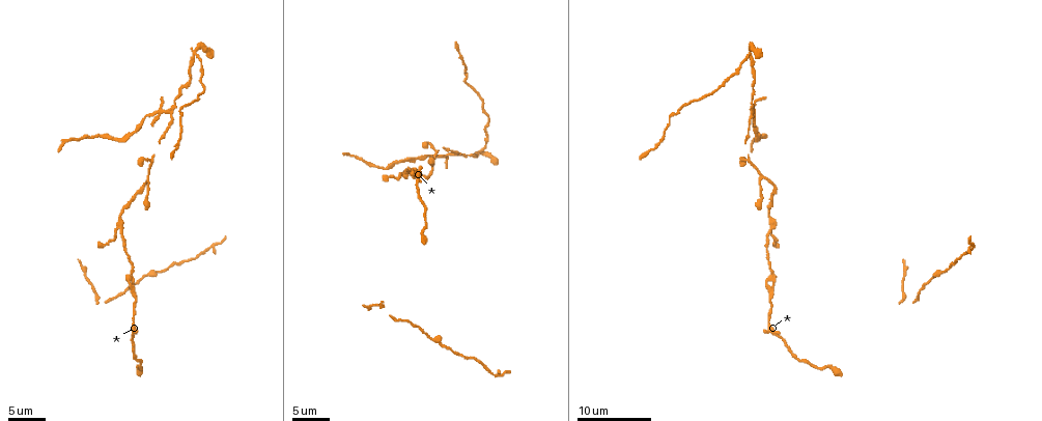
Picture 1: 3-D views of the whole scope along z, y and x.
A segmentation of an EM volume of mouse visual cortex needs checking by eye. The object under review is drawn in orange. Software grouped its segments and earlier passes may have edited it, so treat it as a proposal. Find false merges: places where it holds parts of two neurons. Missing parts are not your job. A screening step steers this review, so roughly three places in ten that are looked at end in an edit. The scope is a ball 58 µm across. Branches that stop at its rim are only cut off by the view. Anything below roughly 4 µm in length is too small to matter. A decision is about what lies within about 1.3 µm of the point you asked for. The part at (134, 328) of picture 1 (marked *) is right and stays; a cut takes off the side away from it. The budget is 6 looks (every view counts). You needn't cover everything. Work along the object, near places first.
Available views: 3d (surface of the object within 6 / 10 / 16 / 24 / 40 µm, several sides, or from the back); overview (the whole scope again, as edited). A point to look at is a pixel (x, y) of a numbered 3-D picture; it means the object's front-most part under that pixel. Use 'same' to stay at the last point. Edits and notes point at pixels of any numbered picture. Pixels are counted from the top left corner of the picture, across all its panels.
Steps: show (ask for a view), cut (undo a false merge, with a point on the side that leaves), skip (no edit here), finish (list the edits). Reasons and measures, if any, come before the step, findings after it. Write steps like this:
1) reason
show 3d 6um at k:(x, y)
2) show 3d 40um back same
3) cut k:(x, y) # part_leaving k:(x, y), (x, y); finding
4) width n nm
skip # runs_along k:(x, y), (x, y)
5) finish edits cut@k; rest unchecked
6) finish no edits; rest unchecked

three-way junction
show 3d 16um at 1:(170, 110)

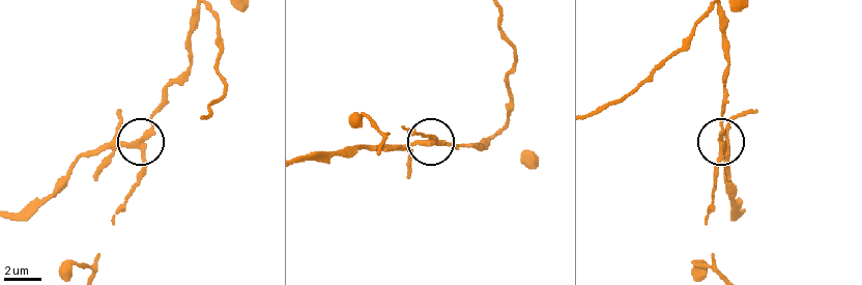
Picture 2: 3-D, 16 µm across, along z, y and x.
show 3d 16um back at 2:(429, 143)

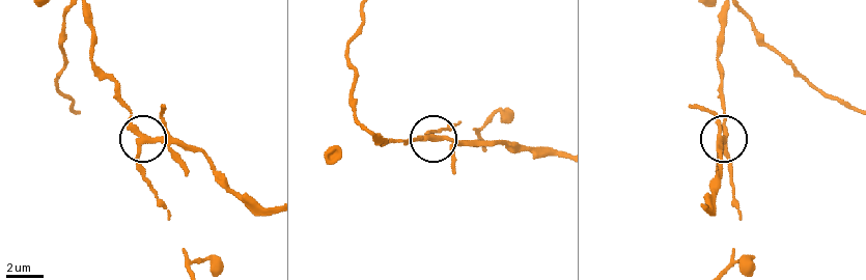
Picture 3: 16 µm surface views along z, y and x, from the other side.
side_arm 20 um
cut 3:(164, 122) # part_leaving 3:(141, 135), (200, 150), (227, 186), (251, 203), (270, 210); two neurons meet here

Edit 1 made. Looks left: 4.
thick turns thin
show 3d 10um at 1:(769, 298)

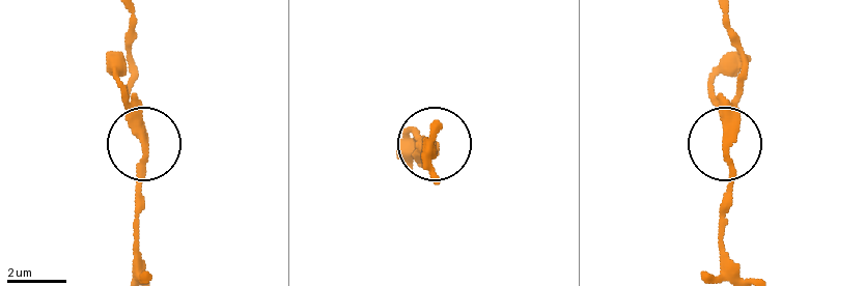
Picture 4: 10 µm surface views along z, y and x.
skip # runs_along 4:(138, 263), (138, 169), (145, 139), (116, 67); one neuron here

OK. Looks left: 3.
show 3d 6um at 1:(772, 225)

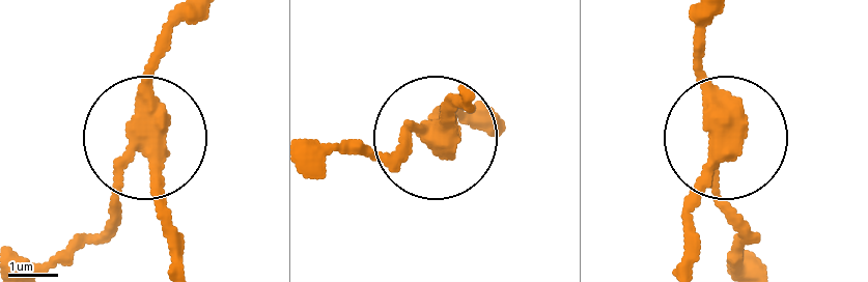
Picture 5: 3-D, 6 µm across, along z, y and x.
skip # runs_along 5:(688, 256), (688, 219), (721, 141), (712, 194), (737, 240); continuous, no second neuron

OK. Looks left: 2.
finish edits cut@3; rest unchecked

